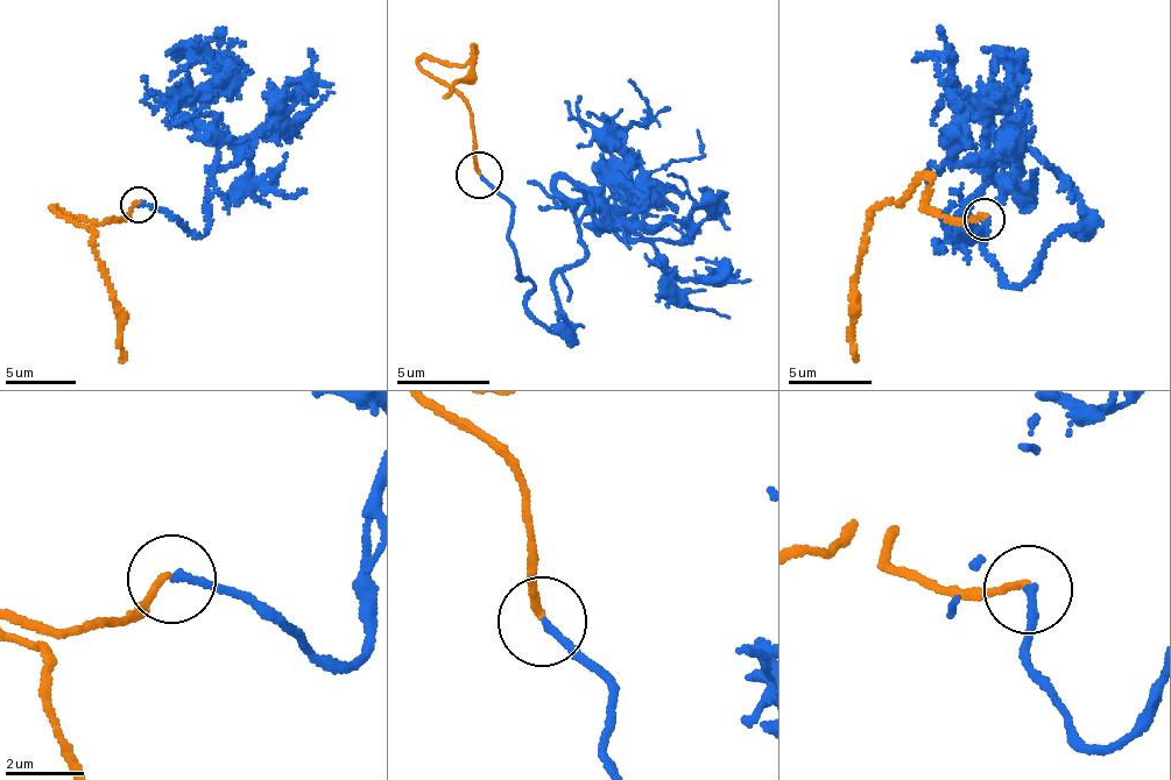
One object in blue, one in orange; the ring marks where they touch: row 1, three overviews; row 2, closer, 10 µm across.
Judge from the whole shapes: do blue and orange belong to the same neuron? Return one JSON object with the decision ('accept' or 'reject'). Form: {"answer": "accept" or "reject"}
{"answer": "accept"}

